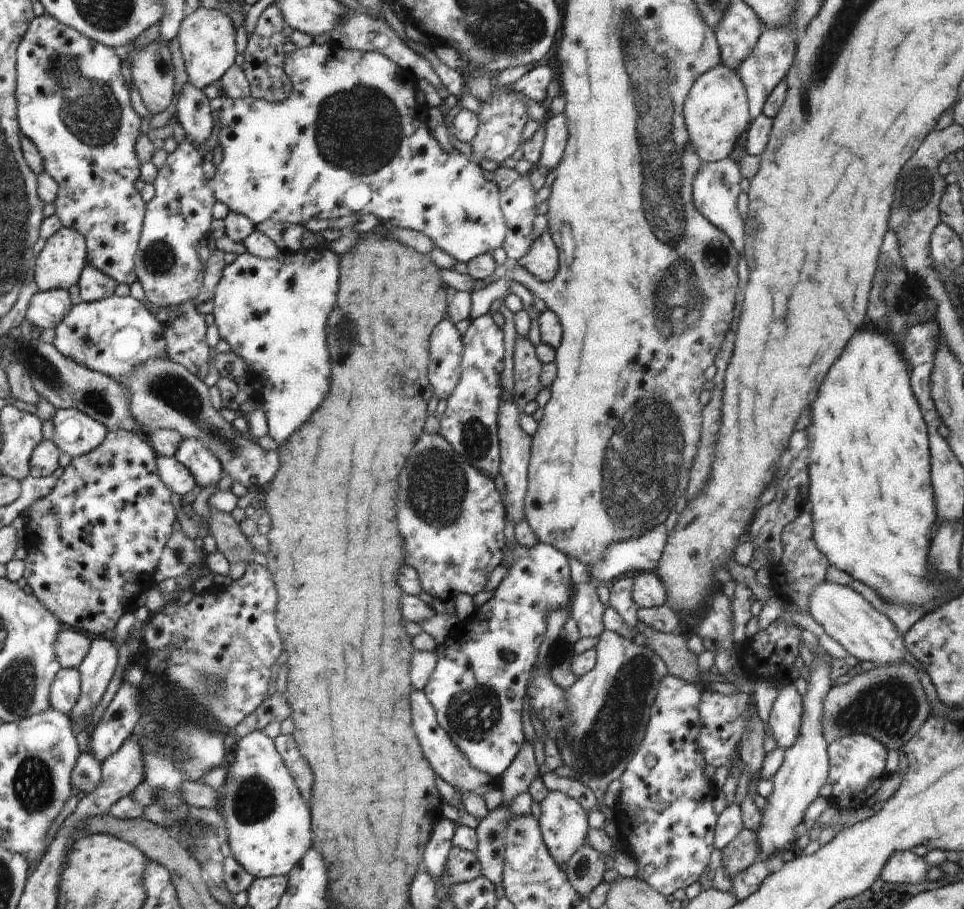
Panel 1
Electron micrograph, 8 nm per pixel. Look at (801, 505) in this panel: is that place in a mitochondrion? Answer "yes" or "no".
no

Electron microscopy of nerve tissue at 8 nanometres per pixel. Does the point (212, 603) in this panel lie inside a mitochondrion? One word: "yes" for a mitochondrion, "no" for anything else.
no

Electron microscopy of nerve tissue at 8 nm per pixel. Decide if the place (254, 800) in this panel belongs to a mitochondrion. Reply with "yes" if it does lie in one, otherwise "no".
yes

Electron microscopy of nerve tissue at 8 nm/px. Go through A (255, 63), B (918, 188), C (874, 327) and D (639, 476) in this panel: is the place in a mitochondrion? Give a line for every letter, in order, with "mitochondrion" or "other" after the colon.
A: other
B: mitochondrion
C: other
D: mitochondrion

